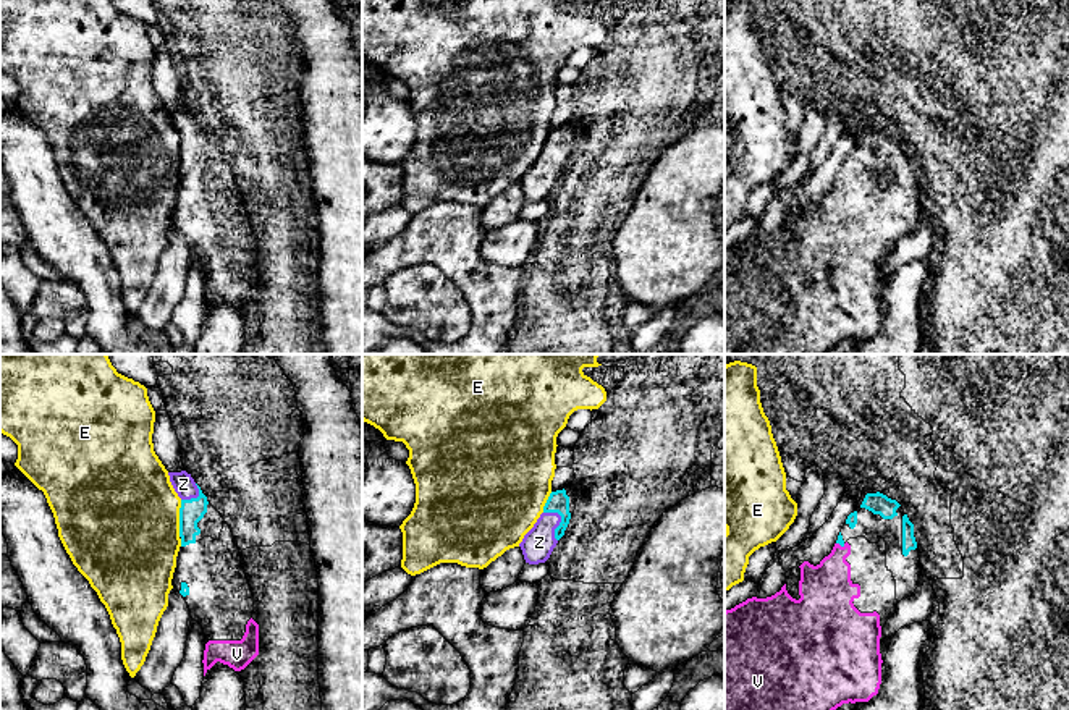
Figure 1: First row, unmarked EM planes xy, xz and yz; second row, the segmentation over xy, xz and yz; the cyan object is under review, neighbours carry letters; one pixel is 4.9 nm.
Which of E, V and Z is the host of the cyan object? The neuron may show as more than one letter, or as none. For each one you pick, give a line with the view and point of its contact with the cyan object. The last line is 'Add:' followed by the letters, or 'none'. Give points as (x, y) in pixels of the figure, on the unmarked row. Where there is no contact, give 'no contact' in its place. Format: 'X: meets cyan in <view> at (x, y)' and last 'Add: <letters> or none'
V: meets cyan in yz at (841, 183)
Z: meets cyan in xz at (561, 159)
Add: V, Z

